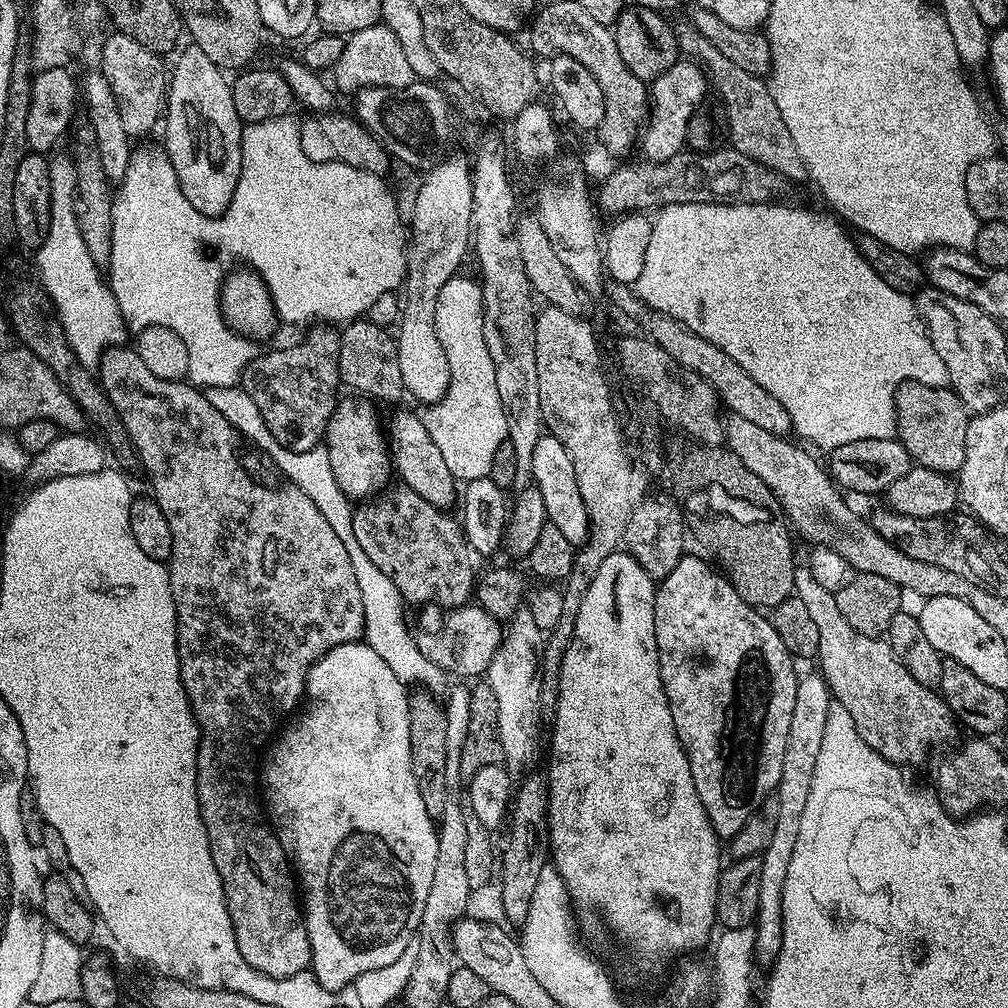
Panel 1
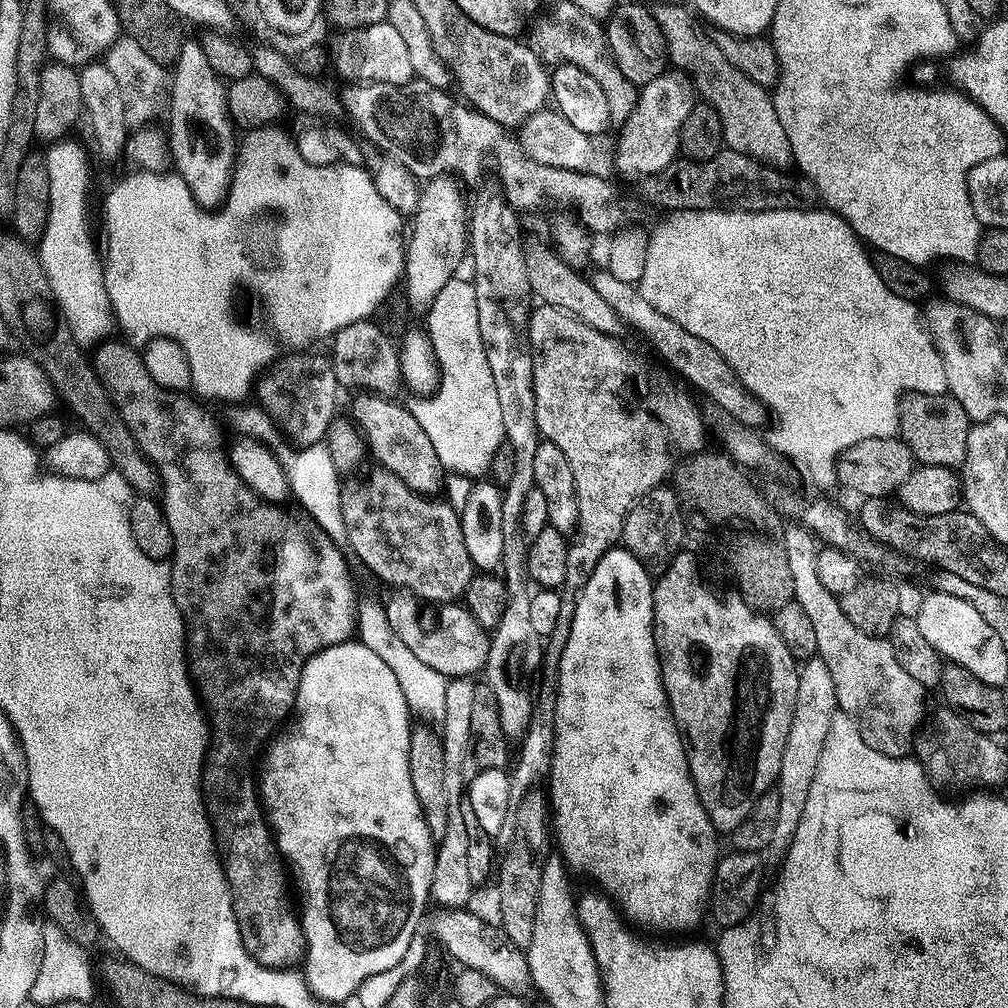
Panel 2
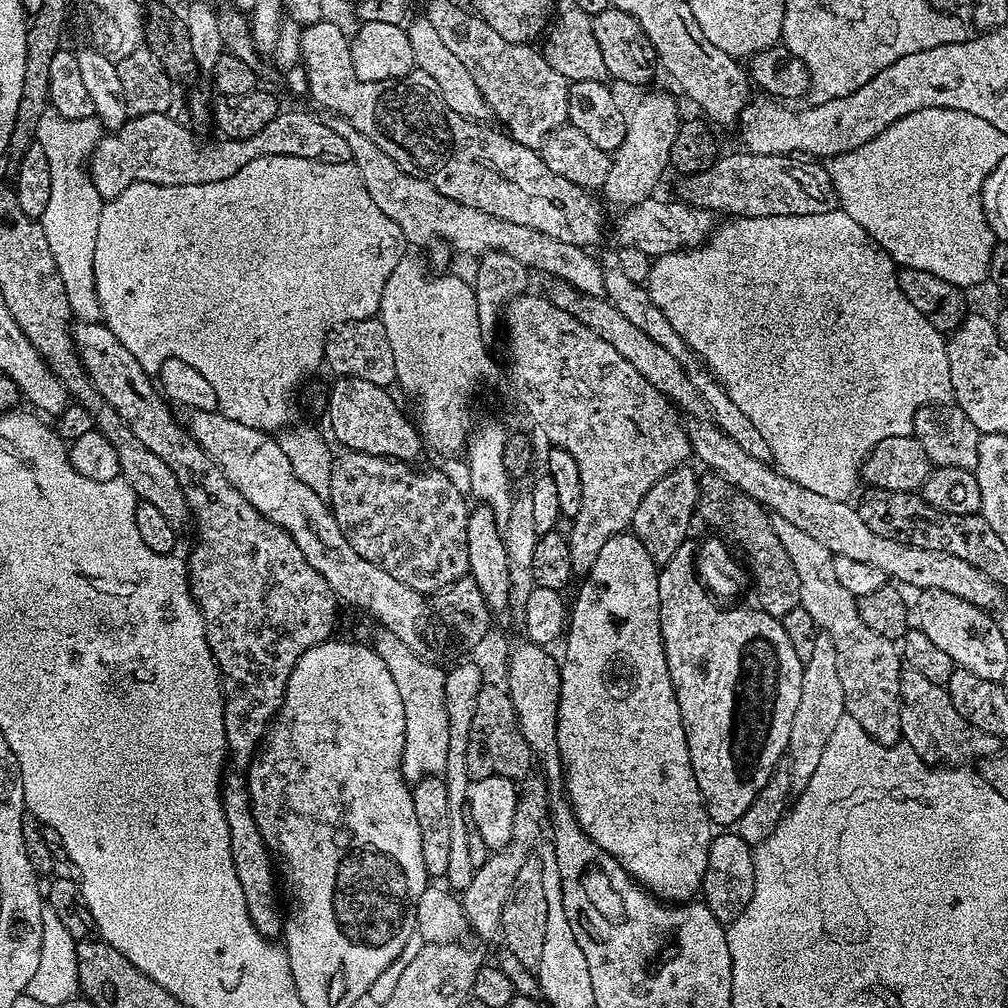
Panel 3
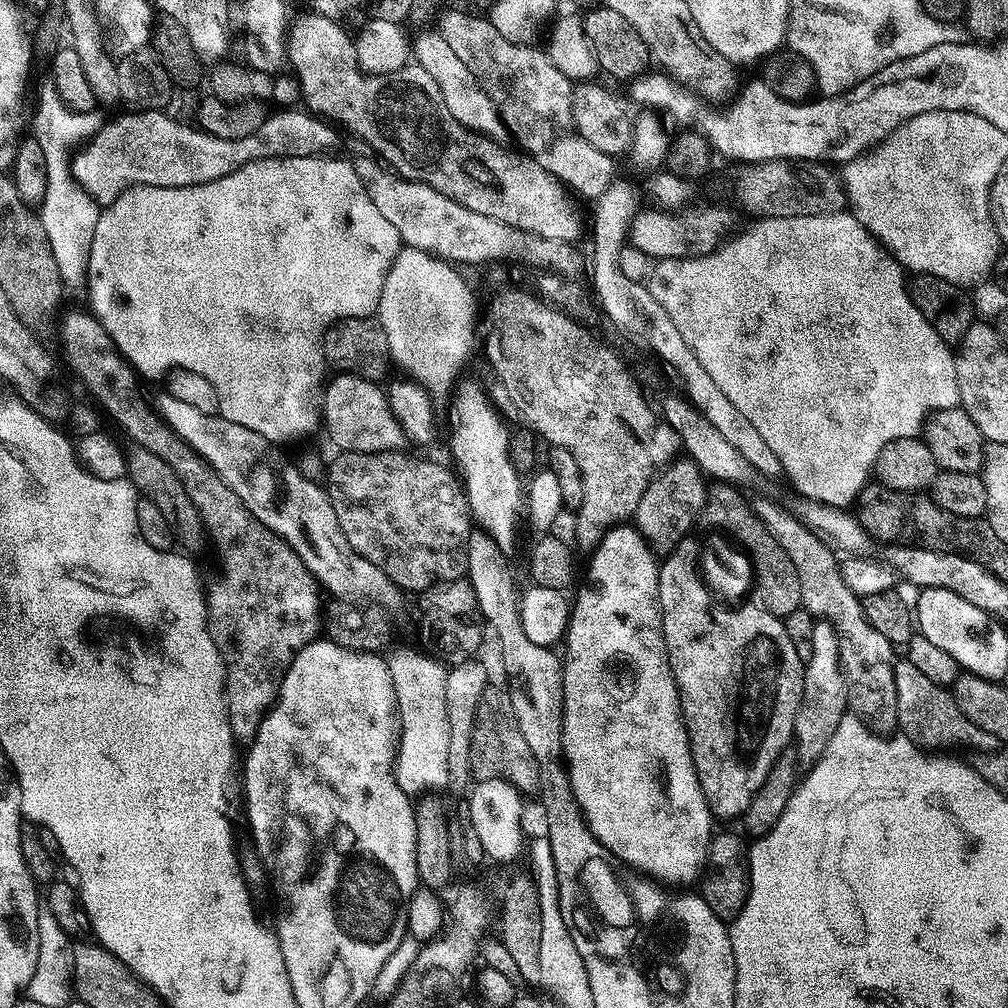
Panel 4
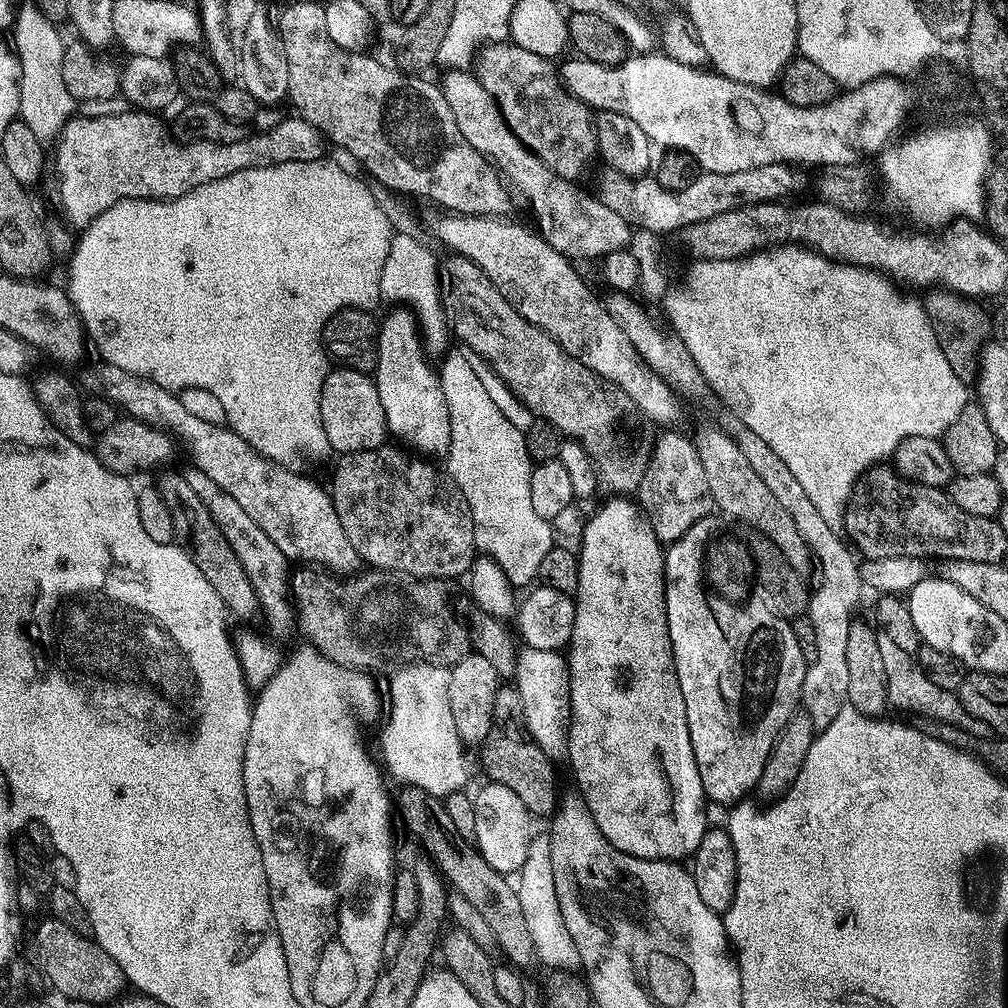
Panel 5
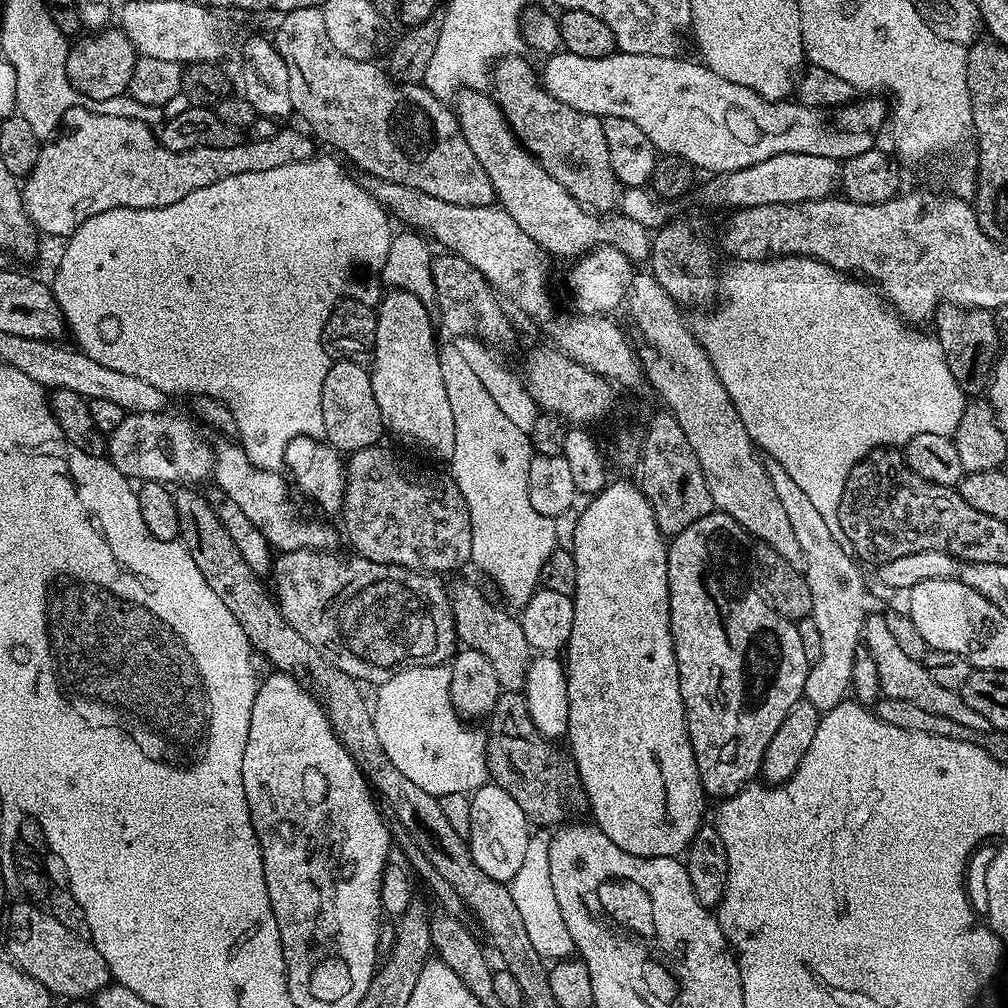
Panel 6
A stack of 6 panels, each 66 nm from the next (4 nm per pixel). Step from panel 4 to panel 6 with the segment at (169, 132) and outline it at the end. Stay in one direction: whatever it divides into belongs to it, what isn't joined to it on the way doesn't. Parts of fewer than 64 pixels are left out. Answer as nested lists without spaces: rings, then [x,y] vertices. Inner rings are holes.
[[[77,106],[66,110],[62,127],[55,133],[54,138],[41,147],[38,162],[23,181],[24,208],[33,226],[45,237],[48,235],[67,238],[81,224],[106,210],[170,206],[186,198],[186,194],[194,194],[194,190],[202,190],[202,186],[222,182],[222,178],[230,178],[234,174],[274,170],[278,166],[290,166],[303,160],[311,160],[314,156],[314,140],[307,131],[304,132],[299,132],[296,128],[284,128],[273,136],[264,136],[261,140],[250,141],[249,144],[241,142],[225,148],[202,146],[178,152],[166,150],[166,146],[160,144],[160,137],[154,128],[152,132],[151,126],[140,120],[115,116],[112,112],[91,112],[88,108]]]

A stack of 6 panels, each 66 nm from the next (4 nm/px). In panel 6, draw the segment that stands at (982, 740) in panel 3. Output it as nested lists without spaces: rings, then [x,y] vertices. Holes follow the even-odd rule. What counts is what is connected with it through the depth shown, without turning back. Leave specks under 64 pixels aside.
[[[869,615],[865,619],[862,644],[878,666],[880,691],[884,696],[900,698],[902,702],[910,702],[911,705],[918,706],[922,710],[930,710],[930,714],[950,718],[950,722],[958,722],[958,726],[970,726],[970,730],[975,732],[993,731],[990,722],[986,722],[986,718],[982,718],[982,714],[977,714],[975,710],[970,710],[970,706],[966,706],[966,702],[960,697],[957,689],[947,688],[939,682],[934,682],[934,678],[930,678],[930,674],[921,661],[910,659],[906,650],[902,650],[902,646],[898,646],[894,634],[890,634],[890,626],[883,615]]]

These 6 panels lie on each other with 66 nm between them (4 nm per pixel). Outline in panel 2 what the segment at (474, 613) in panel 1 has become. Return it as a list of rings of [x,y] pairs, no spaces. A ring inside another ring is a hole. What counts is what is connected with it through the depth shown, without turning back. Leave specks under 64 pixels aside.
[[[403,590],[397,591],[396,596],[388,600],[388,605],[383,605],[383,611],[386,618],[390,618],[390,626],[398,638],[402,638],[405,644],[413,654],[425,666],[430,666],[430,670],[438,670],[438,674],[449,678],[457,676],[471,677],[472,672],[479,673],[487,662],[487,652],[489,637],[486,630],[473,619],[468,613],[468,609],[460,602],[449,602],[439,605],[436,616],[436,628],[427,632],[420,625],[420,607],[421,601],[413,596],[411,592]]]

